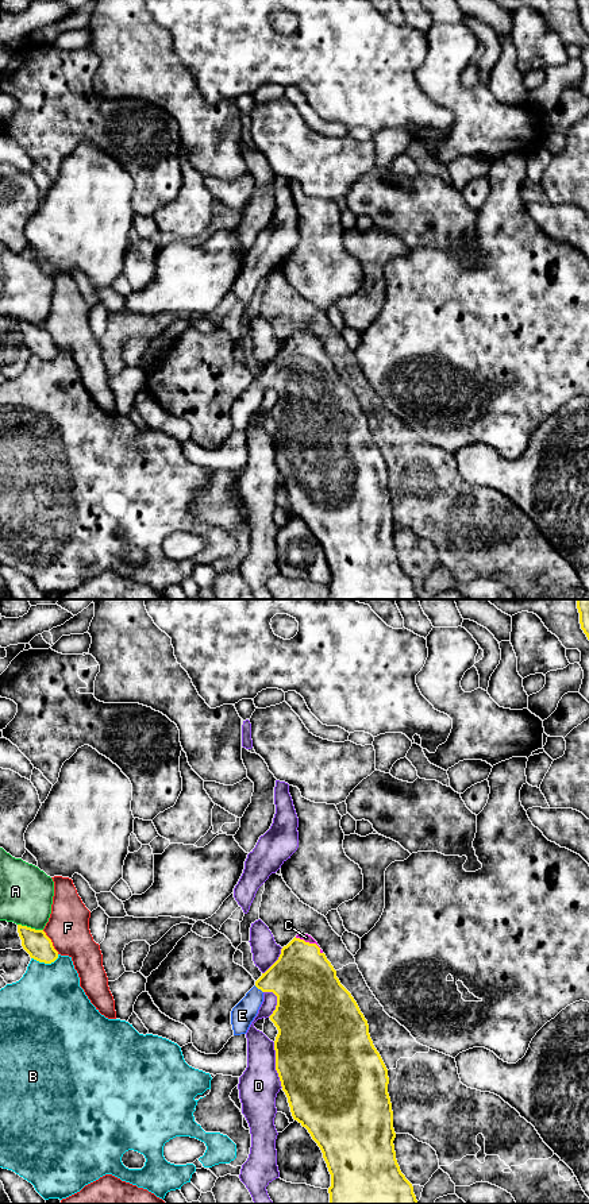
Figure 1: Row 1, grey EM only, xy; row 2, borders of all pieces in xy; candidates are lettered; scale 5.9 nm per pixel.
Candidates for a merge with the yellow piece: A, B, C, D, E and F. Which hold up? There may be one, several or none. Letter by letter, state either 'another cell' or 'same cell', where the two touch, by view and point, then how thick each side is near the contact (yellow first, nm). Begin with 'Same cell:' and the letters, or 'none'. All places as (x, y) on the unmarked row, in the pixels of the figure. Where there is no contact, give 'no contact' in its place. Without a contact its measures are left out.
Same cell: C, E
A: another cell; contact xy (30, 323); calibres 160 and 320 nm
B: another cell; contact xy (45, 358); calibres 160 and 440 nm
C: same cell; contact xy (308, 338); calibres 380 and 50 nm
D: another cell; contact xy (276, 460); calibres 500 and 240 nm
E: same cell; contact xy (258, 384); calibres 340 and 140 nm
F: another cell; contact xy (52, 338); calibres 160 and 260 nm

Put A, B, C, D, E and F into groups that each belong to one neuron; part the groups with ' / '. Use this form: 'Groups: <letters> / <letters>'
Groups: A / B / C E / D / F

